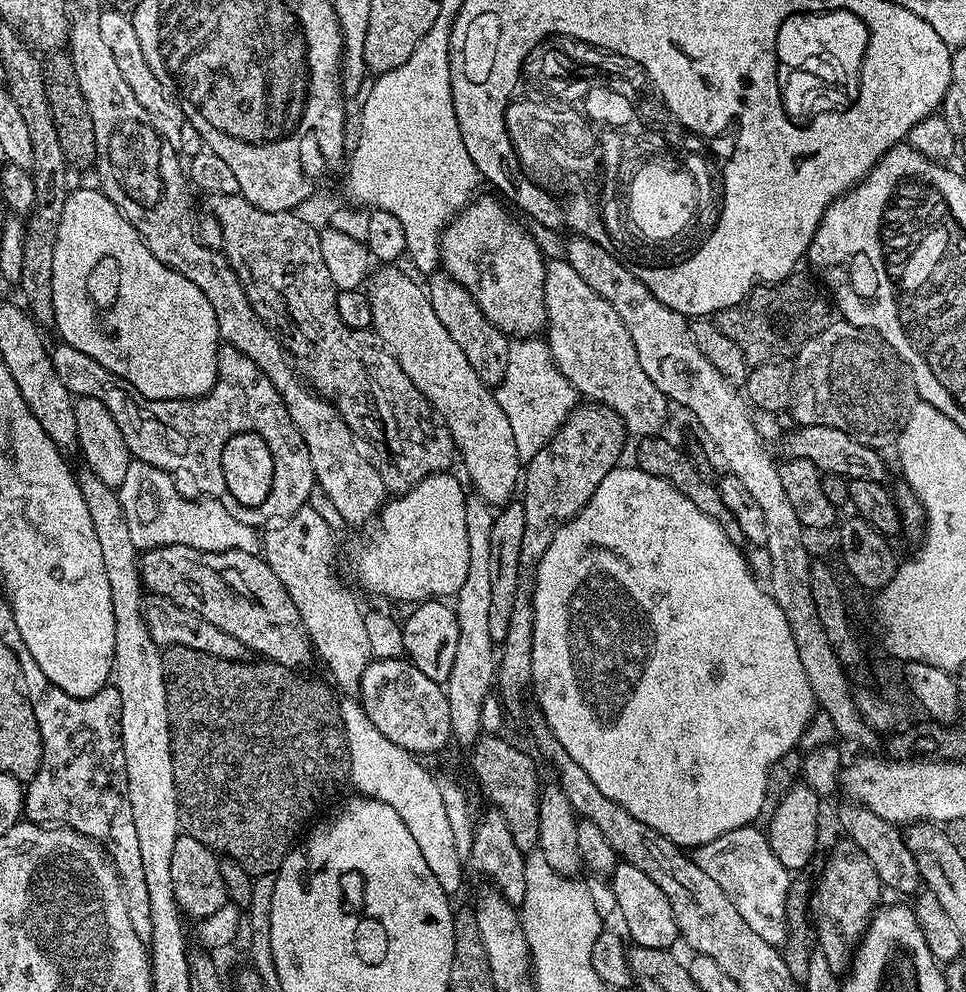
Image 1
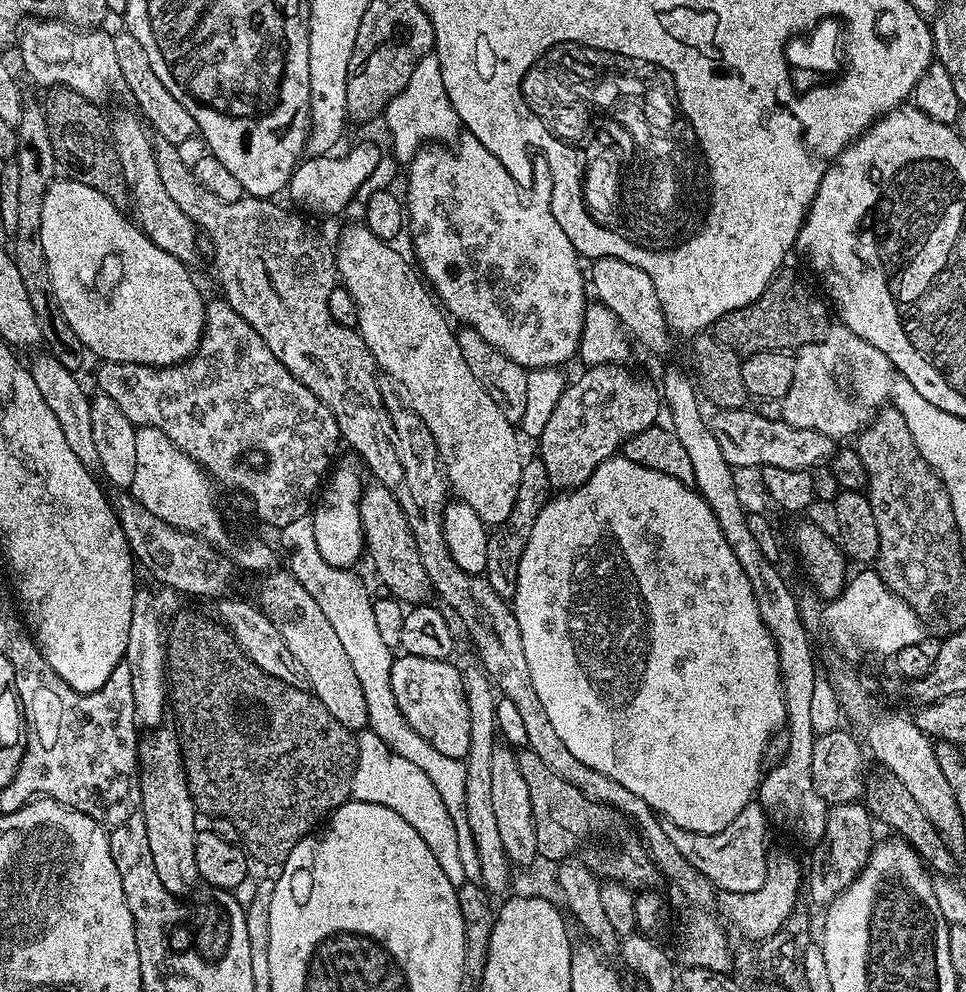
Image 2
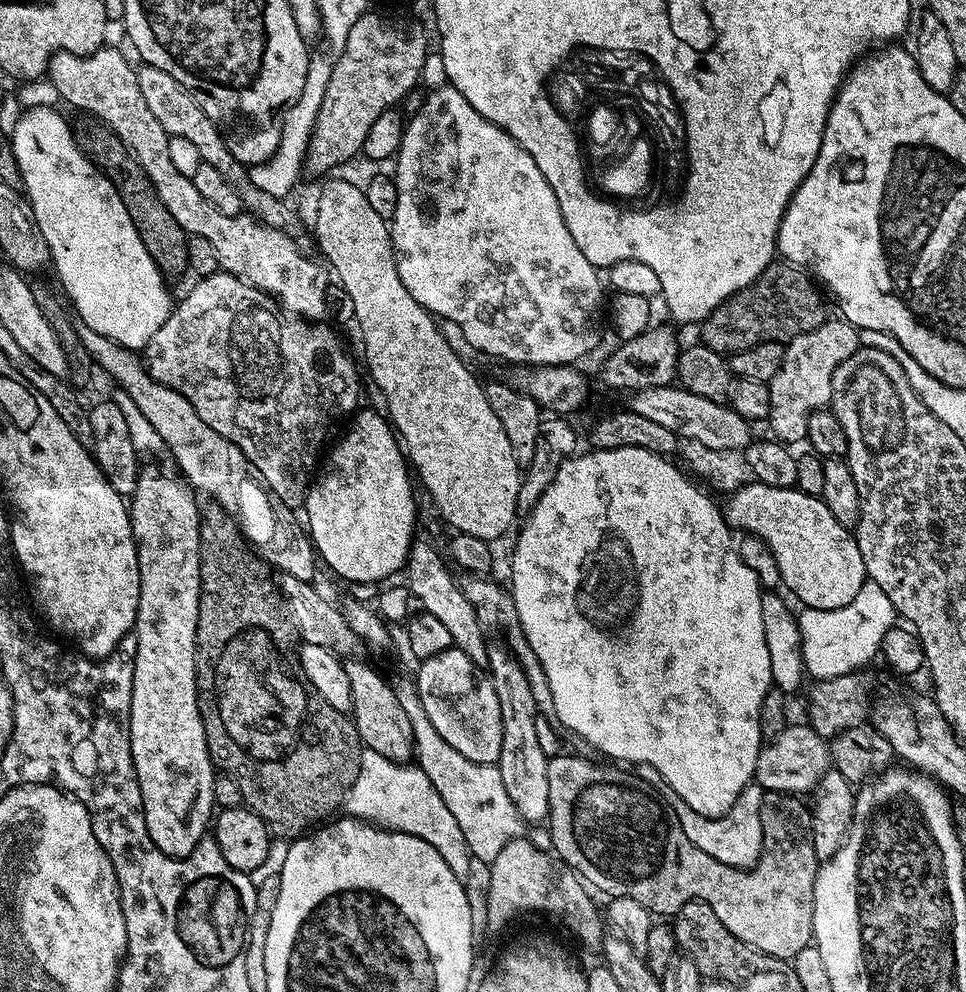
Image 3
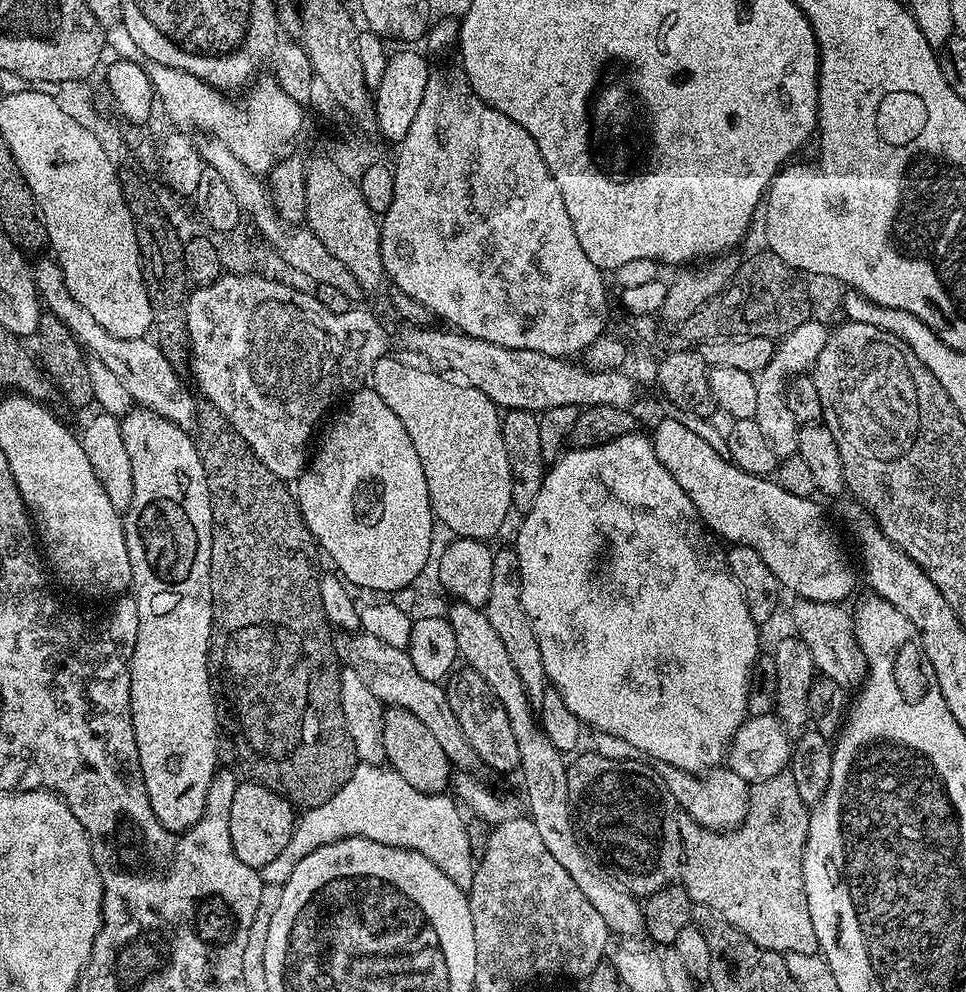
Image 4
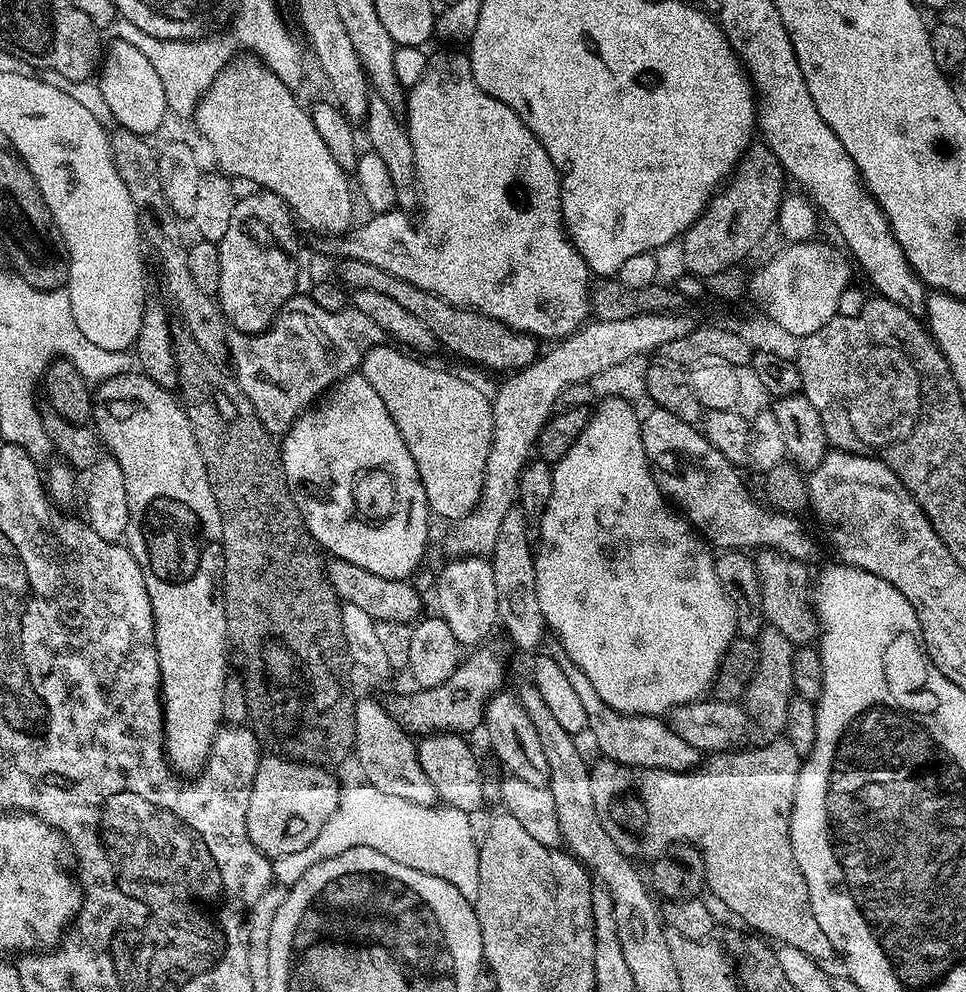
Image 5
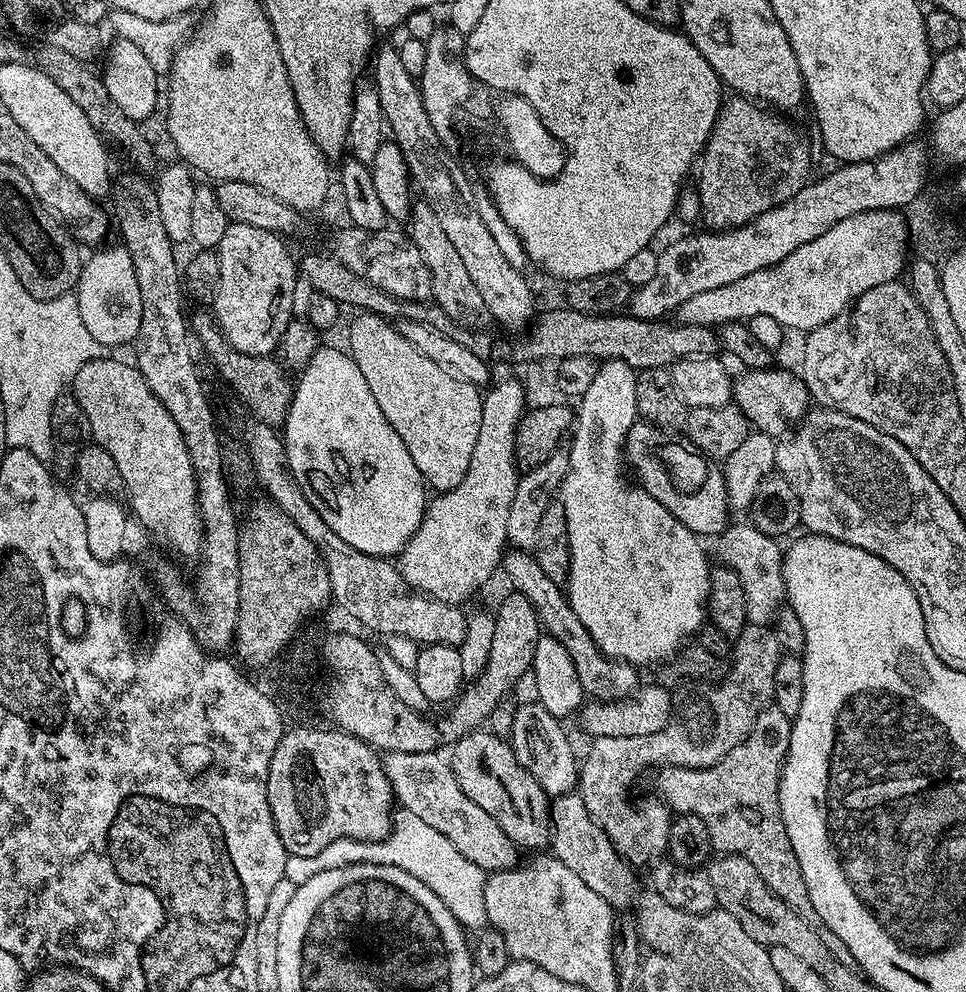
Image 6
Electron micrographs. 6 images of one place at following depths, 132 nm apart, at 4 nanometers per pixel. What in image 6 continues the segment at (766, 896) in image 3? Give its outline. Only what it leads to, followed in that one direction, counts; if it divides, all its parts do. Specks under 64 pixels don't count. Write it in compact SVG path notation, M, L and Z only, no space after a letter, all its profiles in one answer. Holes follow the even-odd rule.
M775 706L763 708L754 718L754 726L750 726L750 734L726 758L722 758L714 766L709 768L670 768L663 767L655 773L656 788L661 800L672 809L673 813L683 814L689 812L702 822L706 822L706 830L710 830L710 842L717 853L730 856L741 856L754 866L762 876L763 882L773 891L774 895L797 912L826 942L826 947L838 958L839 962L848 968L856 968L854 954L846 947L846 942L834 934L818 918L814 910L814 902L810 902L810 890L806 890L806 878L802 878L802 866L798 866L798 858L794 854L794 846L790 846L790 834L786 834L786 826L782 822L782 810L780 809L780 775L784 769L784 760L790 750L790 734L792 733L793 717L782 714Z

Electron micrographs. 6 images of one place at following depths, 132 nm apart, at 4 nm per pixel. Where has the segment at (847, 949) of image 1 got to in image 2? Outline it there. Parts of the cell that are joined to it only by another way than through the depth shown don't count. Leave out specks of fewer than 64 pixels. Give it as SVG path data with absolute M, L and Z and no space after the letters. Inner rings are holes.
M863 803L834 804L829 807L826 818L826 830L822 838L811 849L812 869L806 872L806 892L812 895L812 900L821 906L831 904L835 896L841 896L860 876L861 870L866 866L868 856L872 853L874 837L872 837L874 819Z

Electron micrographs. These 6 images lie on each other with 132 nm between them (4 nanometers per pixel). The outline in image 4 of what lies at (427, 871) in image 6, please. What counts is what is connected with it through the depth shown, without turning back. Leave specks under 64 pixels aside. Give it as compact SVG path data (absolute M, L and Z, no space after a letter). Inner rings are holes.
M357 763L346 786L342 786L342 790L338 790L330 802L309 808L299 817L286 850L259 869L260 878L265 884L282 886L290 878L294 866L318 850L318 846L357 836L382 842L386 846L414 850L430 858L430 862L434 862L434 866L438 866L438 870L442 870L450 882L466 890L472 885L477 861L472 859L468 824L460 810L461 805L451 795L435 796L414 790L414 786L410 786L410 782L406 782L406 778L399 776L393 768Z

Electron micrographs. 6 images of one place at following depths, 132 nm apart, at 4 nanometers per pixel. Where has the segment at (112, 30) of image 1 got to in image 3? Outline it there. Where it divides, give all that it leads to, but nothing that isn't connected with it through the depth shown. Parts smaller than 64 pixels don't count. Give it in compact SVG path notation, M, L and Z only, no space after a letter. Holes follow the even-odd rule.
M149 64L137 67L136 77L138 86L142 90L142 98L146 98L146 106L150 106L150 111L153 112L154 118L158 118L162 130L166 130L169 136L187 138L197 148L201 161L214 166L214 170L218 170L218 174L222 174L222 178L229 180L239 190L244 208L251 215L263 220L272 228L287 229L289 227L288 219L291 218L292 212L284 205L287 203L281 197L270 194L252 183L249 169L245 165L239 164L234 158L234 154L230 154L222 134L216 129L216 124L210 122L210 118L206 118L206 110L202 110L202 106L198 106L198 102L194 102L192 95L182 85L174 82L174 78L170 78L170 74L166 74L166 70L158 70L158 66Z

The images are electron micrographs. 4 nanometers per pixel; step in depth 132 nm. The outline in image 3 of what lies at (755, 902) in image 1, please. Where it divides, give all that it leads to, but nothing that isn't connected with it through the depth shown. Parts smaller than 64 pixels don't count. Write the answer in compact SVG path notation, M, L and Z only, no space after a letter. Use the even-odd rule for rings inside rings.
M753 782L738 794L734 806L725 816L717 816L714 820L707 820L702 814L690 810L690 806L681 803L676 817L682 826L682 834L690 838L692 847L703 850L705 854L710 854L710 858L718 858L726 866L737 870L747 870L753 868L758 862L760 851L764 845L764 835L762 834L762 802L764 801L765 789Z

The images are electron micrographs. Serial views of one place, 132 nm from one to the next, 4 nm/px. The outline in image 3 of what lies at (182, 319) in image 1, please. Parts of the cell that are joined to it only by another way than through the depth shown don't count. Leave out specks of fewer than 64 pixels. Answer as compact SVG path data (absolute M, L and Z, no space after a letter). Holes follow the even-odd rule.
M29 107L21 115L10 133L10 143L16 159L18 180L21 180L19 183L32 205L38 230L42 230L42 238L46 238L46 246L52 255L51 267L56 268L56 276L64 287L63 295L78 320L80 315L79 323L83 327L94 330L94 334L102 334L102 338L110 338L124 348L143 350L174 307L174 296L172 300L164 285L166 277L154 258L150 258L150 250L142 246L142 238L138 238L138 230L134 230L134 222L130 214L126 214L126 206L122 206L116 187L81 150L73 125L68 125L55 112L55 107L38 107Z

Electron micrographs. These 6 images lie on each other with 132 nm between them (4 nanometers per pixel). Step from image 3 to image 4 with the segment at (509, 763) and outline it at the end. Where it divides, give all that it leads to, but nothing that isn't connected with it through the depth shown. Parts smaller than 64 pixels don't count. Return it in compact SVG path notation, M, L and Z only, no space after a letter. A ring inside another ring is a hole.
M497 547L492 561L494 574L490 574L490 598L486 605L490 626L494 626L498 638L502 638L502 642L506 645L506 650L510 653L510 662L514 662L514 670L518 670L518 678L522 678L522 686L526 686L526 694L533 702L540 702L550 685L546 666L542 666L542 650L538 650L538 638L522 606L522 582L518 558L511 547L500 549Z

